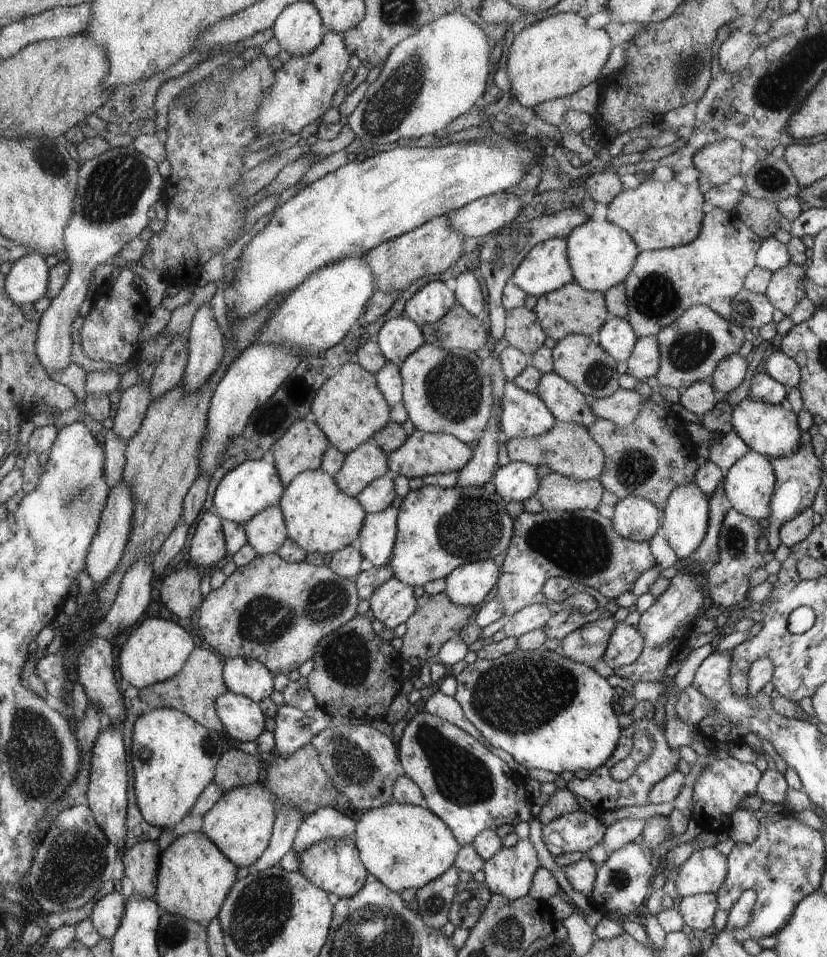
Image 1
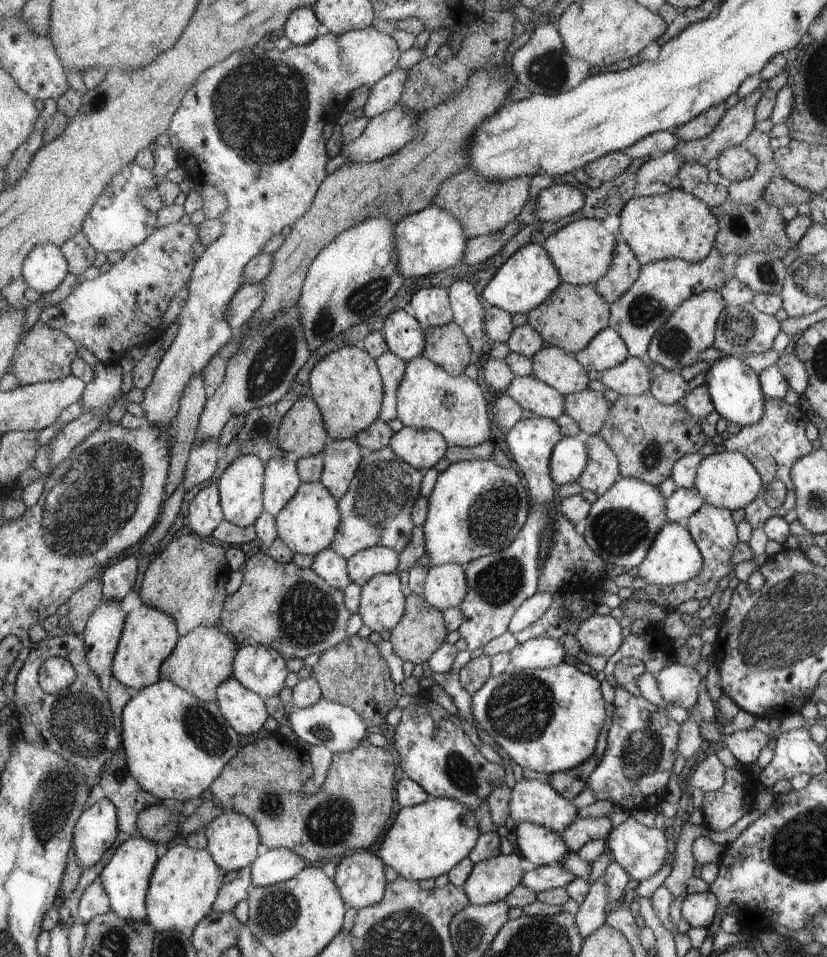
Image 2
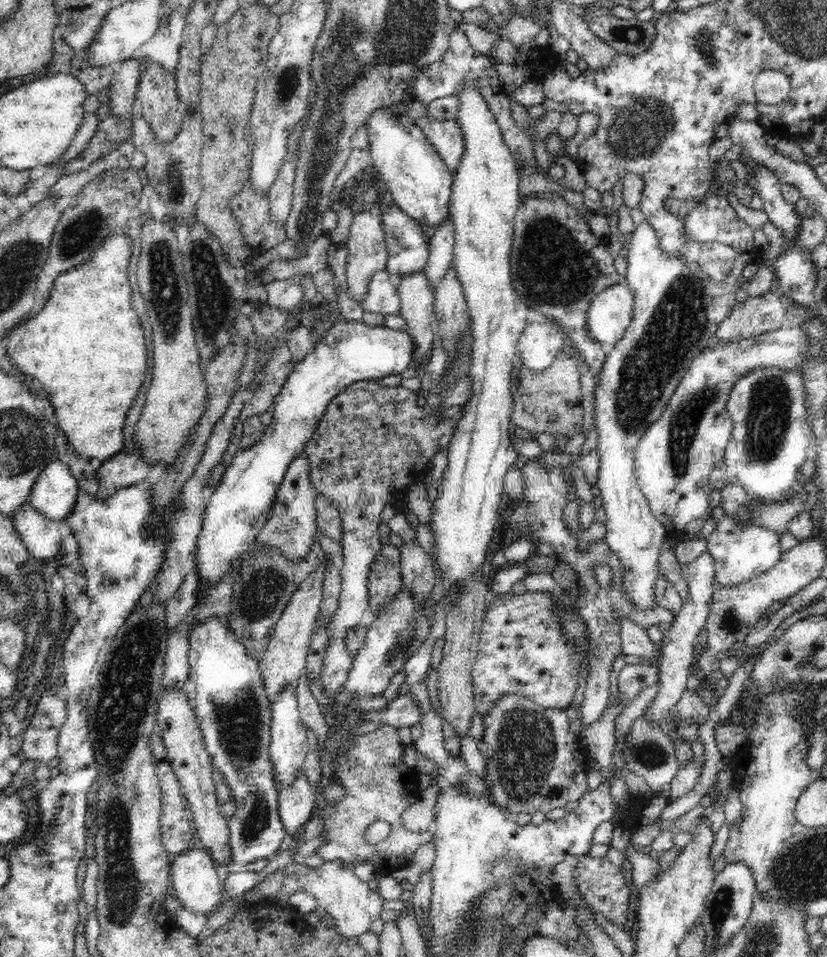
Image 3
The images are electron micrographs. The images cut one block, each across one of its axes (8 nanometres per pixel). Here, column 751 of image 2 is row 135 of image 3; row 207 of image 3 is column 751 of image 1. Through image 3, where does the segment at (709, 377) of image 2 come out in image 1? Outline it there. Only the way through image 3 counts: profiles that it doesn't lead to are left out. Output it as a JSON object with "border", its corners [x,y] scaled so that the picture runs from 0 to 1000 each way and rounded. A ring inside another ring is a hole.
{"border":[[[896,416],[885,427],[886,449],[902,462],[909,471],[930,479],[950,479],[966,471],[970,451],[963,445],[963,433],[943,423],[932,423],[912,416]]]}

